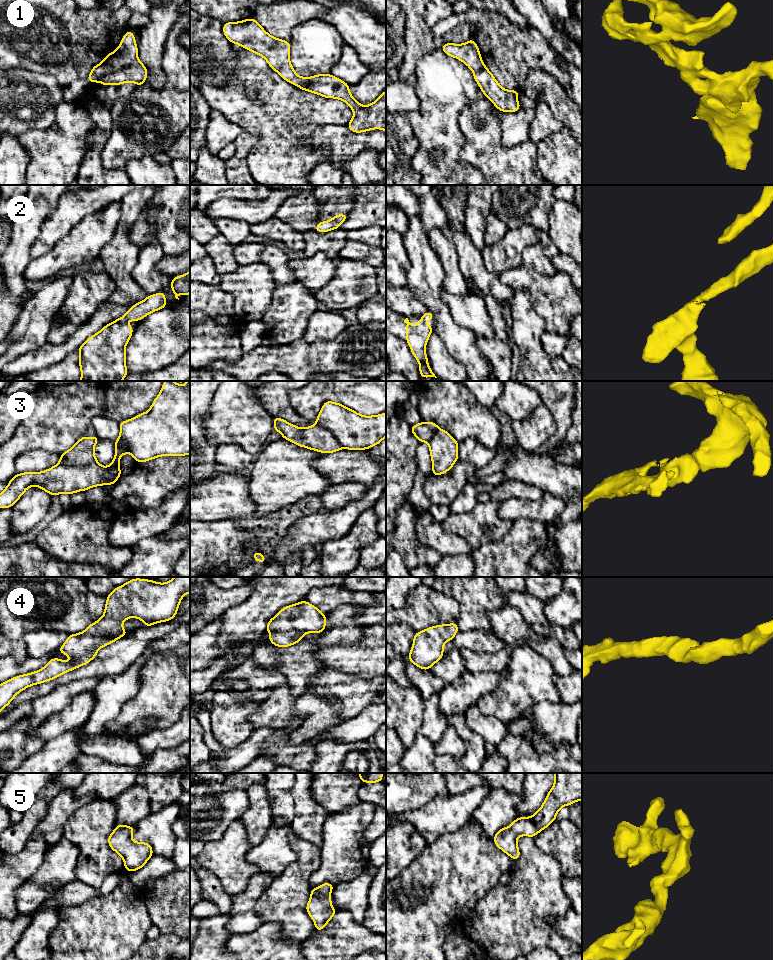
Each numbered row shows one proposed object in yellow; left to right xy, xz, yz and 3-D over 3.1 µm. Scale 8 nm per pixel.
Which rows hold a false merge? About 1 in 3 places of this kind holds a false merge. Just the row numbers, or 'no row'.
1, 3

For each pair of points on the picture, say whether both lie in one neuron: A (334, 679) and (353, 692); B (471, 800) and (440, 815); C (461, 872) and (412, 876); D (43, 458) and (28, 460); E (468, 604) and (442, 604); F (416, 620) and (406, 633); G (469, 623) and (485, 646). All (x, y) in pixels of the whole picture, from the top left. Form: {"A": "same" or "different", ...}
{"A": "same", "B": "same", "C": "same", "D": "same", "E": "different", "F": "different", "G": "different"}

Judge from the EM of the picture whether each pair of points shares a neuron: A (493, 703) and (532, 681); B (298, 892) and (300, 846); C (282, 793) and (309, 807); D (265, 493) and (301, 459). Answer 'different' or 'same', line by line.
A: same
B: same
C: different
D: same

